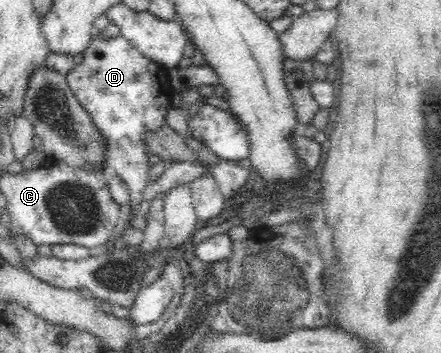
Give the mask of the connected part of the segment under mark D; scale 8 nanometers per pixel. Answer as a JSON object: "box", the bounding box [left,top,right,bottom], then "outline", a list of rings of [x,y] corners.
{"box":[65,31,177,218],"outline":[[[94,31],[91,44],[82,55],[83,62],[65,74],[66,81],[93,125],[107,137],[104,166],[117,173],[128,187],[129,204],[124,208],[134,218],[144,200],[143,190],[150,183],[151,154],[144,134],[167,125],[167,112],[177,92],[168,82],[167,69],[146,58],[123,36],[100,38],[99,32]]]}

